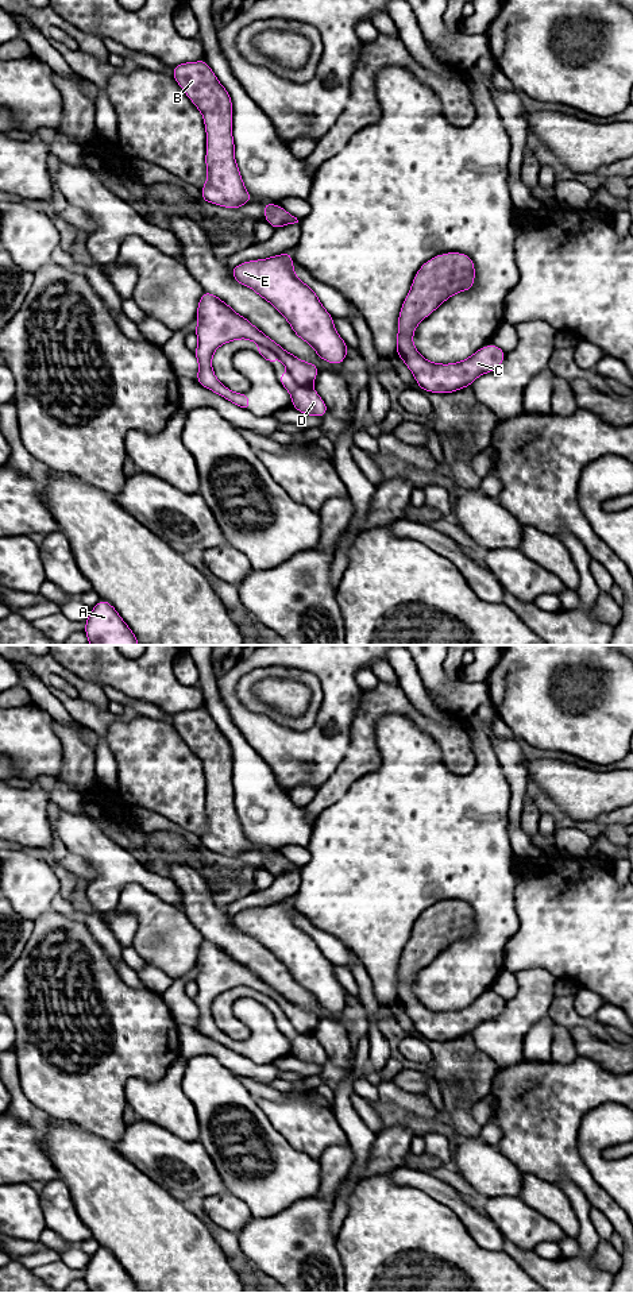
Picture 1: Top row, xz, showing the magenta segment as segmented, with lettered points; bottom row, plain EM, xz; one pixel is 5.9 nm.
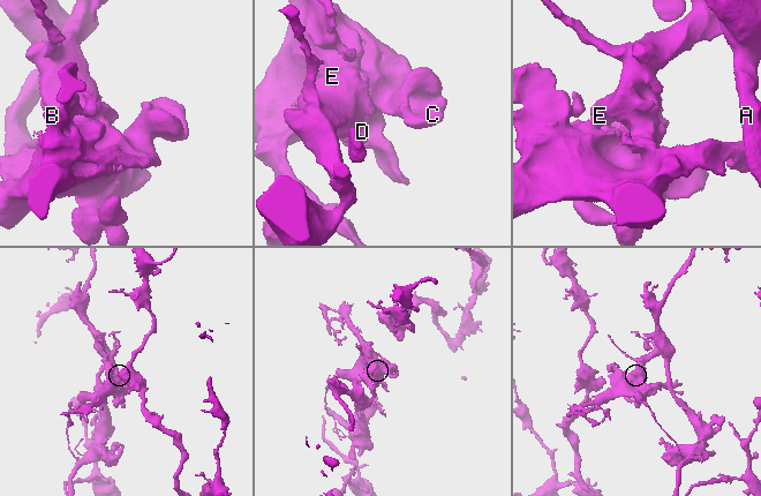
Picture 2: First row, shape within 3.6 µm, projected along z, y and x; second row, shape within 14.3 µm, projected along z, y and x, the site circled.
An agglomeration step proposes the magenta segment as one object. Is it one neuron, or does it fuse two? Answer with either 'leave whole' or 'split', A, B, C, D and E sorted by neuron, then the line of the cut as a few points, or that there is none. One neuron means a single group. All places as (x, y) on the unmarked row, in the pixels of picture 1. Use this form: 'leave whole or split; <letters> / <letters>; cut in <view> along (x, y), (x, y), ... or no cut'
split; A E / B C D; cut in xz along (290, 1023), (298, 1033), (311, 1035)

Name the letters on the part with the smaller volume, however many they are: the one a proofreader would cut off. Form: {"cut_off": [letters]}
{"cut_off": ["B", "C", "D"]}

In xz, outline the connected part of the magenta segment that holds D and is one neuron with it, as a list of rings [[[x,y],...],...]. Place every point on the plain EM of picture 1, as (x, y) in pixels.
[[[279,1022],[279,1031],[289,1039],[292,1054],[306,1064],[324,1065],[328,1061],[327,1051],[313,1035],[298,1034],[292,1024]]]

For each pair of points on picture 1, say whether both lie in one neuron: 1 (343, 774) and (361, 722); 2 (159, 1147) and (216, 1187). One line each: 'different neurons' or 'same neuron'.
1: same neuron
2: same neuron

